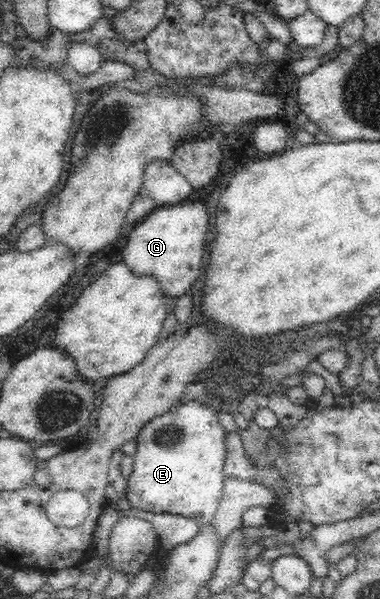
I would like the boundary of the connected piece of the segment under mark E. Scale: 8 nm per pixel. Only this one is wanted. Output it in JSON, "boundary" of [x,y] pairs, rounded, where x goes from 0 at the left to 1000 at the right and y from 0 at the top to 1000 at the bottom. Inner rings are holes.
{"boundary":[[[513,668],[455,678],[429,693],[392,701],[355,730],[353,778],[332,800],[332,831],[345,846],[397,856],[453,856],[500,863],[526,878],[553,875],[584,828],[595,723],[571,699],[571,686]]]}

